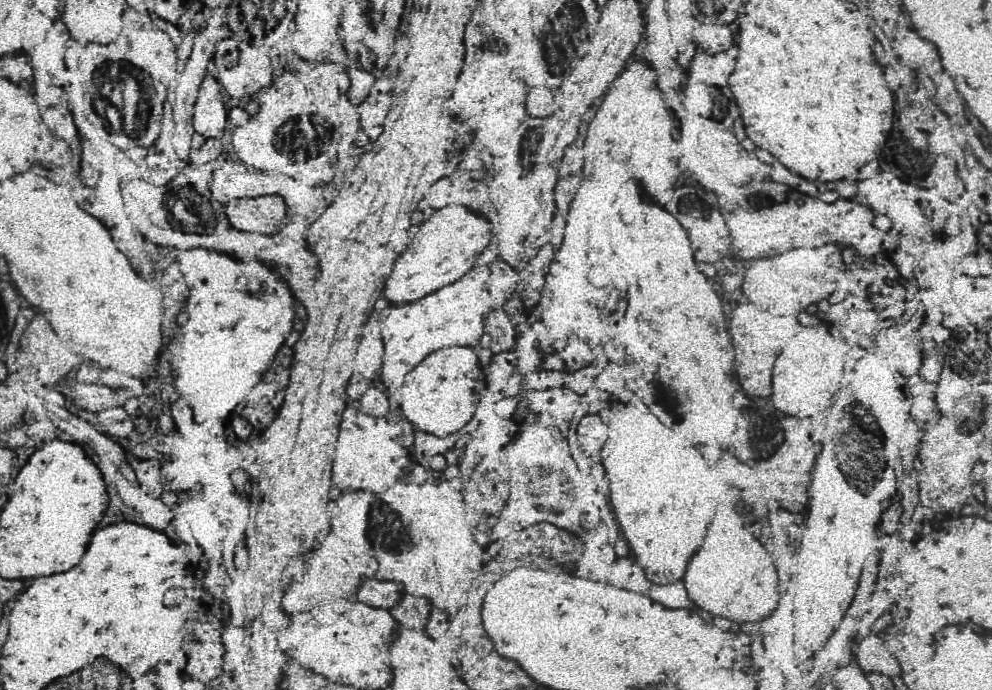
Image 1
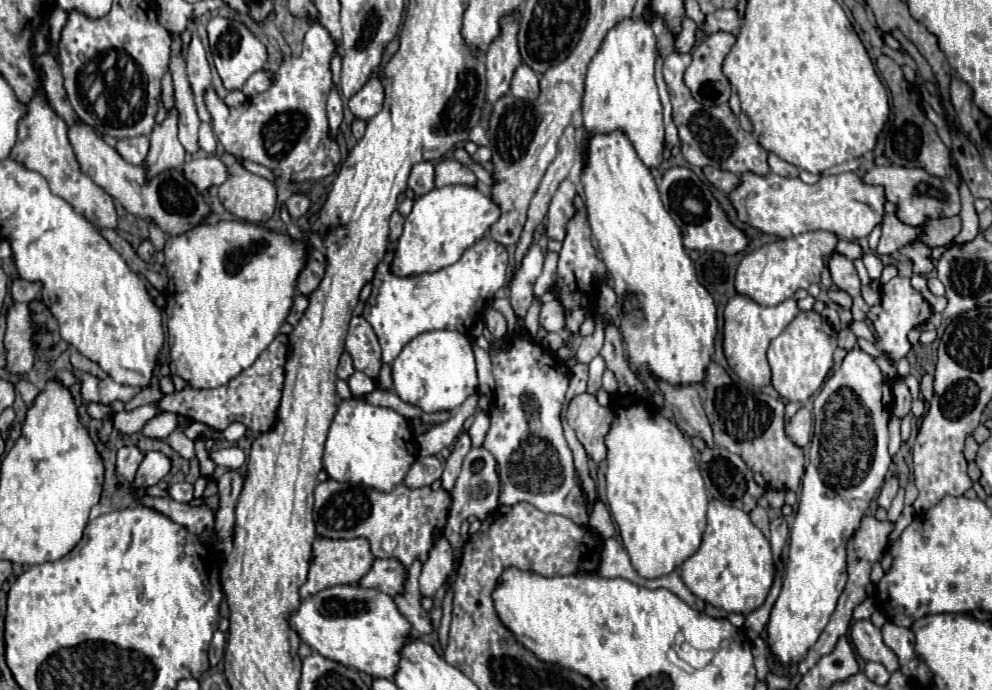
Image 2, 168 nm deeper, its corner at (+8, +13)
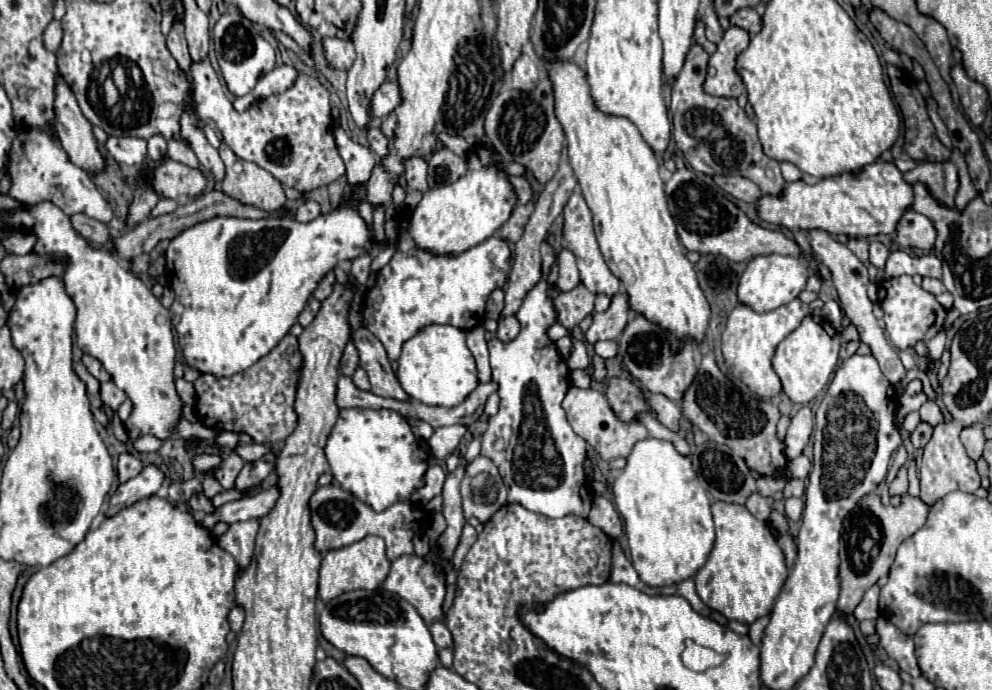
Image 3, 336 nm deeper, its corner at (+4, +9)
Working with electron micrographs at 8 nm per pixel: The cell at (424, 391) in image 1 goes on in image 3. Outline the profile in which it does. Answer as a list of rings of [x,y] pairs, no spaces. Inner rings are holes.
[[[426,325],[412,339],[408,339],[402,345],[396,375],[402,389],[414,401],[424,405],[460,405],[478,385],[476,363],[466,347],[464,331],[452,325]]]

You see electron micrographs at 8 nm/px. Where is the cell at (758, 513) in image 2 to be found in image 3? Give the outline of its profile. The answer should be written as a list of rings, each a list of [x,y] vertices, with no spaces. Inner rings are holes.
[[[752,493],[748,499],[746,499],[746,507],[750,509],[750,513],[754,513],[754,517],[758,517],[760,521],[768,521],[768,515],[770,515],[770,505],[766,501],[766,497],[758,495],[758,493]]]

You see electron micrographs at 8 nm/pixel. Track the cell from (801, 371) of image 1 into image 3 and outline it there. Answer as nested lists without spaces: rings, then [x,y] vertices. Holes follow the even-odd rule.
[[[808,315],[796,331],[792,331],[778,347],[772,359],[772,367],[776,375],[782,381],[784,393],[800,405],[810,403],[818,393],[826,387],[836,363],[838,363],[838,351],[840,351],[840,333],[822,317]]]

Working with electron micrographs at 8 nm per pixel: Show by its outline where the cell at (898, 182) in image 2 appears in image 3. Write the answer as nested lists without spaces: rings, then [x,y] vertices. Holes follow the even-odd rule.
[[[948,159],[944,163],[920,163],[916,169],[904,173],[908,183],[922,181],[930,193],[944,205],[954,205],[954,195],[958,191],[958,169]]]

